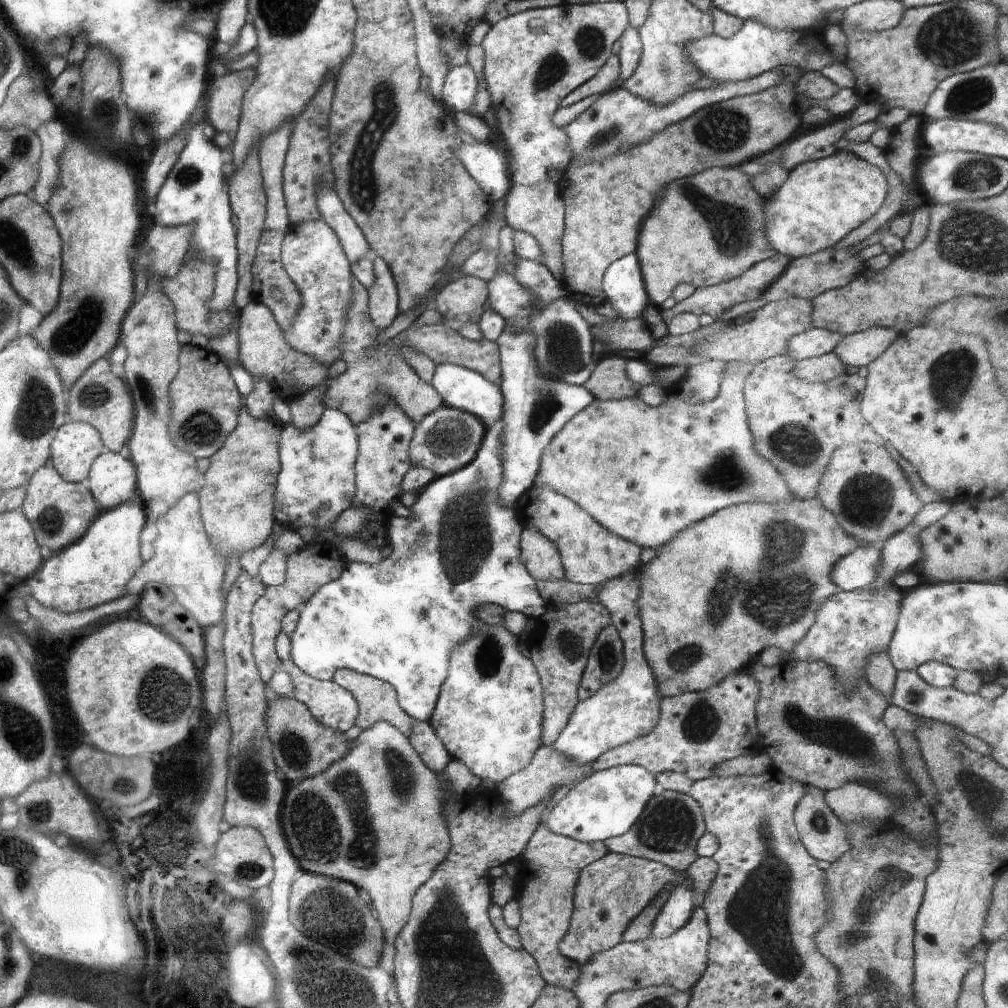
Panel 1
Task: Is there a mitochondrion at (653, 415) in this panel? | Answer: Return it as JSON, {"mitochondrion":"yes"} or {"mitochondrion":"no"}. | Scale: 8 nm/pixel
{"mitochondrion":"no"}

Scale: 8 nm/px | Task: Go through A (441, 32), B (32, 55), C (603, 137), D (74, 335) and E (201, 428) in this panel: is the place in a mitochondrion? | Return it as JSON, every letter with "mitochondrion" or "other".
{"A":"other","B":"other","C":"mitochondrion","D":"mitochondrion","E":"mitochondrion"}

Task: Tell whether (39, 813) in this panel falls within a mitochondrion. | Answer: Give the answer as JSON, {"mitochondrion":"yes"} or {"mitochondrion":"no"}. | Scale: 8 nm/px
{"mitochondrion":"yes"}

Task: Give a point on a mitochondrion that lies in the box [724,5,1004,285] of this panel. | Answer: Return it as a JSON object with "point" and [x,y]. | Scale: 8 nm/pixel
{"point":[974,94]}

